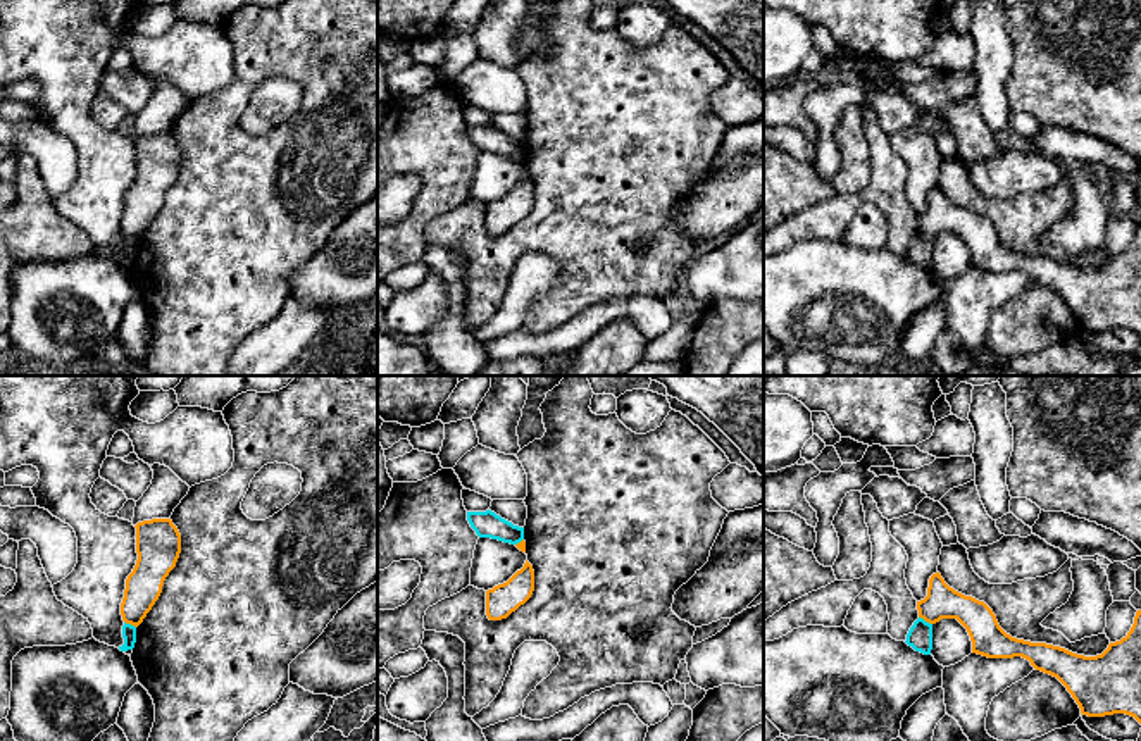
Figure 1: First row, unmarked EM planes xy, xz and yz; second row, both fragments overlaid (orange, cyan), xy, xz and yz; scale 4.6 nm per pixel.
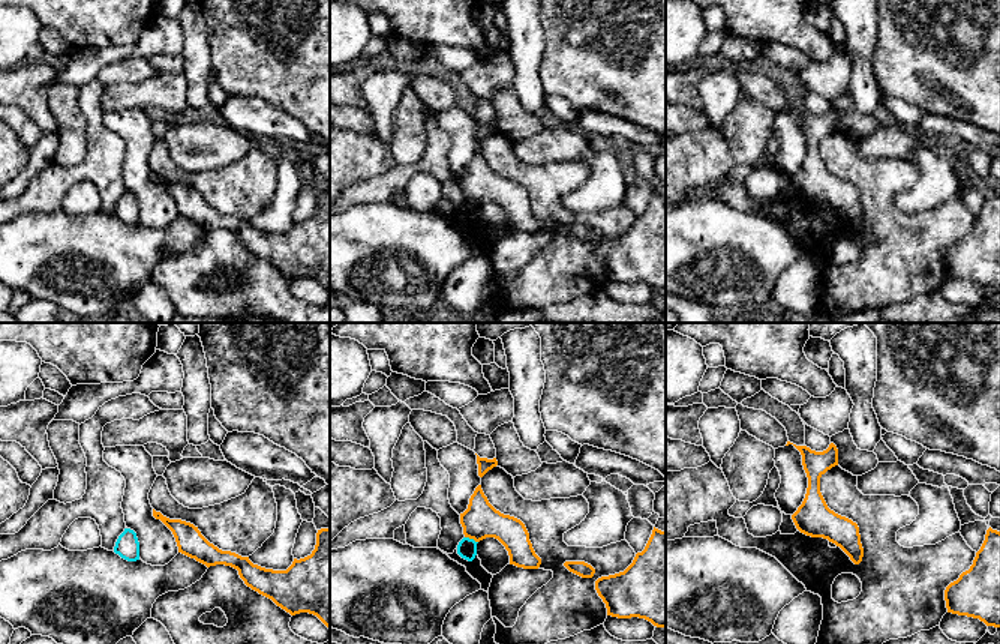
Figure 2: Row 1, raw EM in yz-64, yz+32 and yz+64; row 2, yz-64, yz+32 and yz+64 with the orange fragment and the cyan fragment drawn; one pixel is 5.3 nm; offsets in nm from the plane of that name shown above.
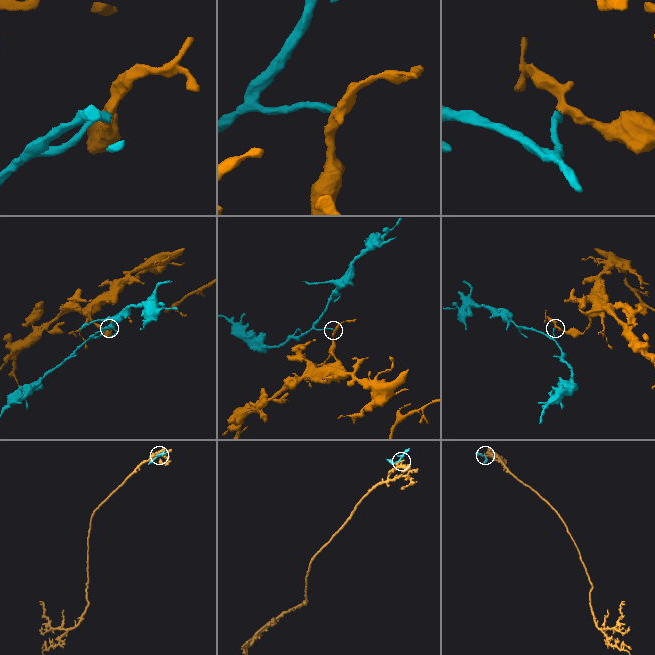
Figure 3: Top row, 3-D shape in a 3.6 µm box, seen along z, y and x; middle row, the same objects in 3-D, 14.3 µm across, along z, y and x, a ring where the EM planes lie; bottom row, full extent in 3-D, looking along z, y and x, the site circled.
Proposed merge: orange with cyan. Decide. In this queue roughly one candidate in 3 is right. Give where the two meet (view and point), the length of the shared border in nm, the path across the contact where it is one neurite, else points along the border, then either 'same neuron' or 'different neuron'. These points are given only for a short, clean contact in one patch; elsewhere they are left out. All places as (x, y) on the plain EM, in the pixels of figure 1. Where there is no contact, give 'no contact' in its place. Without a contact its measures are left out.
meets orange in yz at (926, 235); contact 80 nm long; border along yz (919, 230), (931, 238); different neuron

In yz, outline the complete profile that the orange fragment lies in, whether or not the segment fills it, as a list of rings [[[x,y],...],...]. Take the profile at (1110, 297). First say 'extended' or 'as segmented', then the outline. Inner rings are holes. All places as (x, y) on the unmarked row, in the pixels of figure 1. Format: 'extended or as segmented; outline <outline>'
as segmented; outline [[[939,186],[931,190],[927,210],[917,215],[917,224],[929,238],[957,233],[970,250],[972,267],[988,272],[1022,271],[1036,284],[1057,291],[1082,329],[1125,327],[1141,338],[1141,224],[1127,250],[1096,271],[1012,252],[984,215],[955,205]]]

